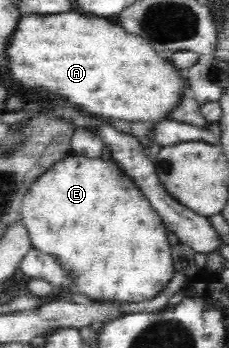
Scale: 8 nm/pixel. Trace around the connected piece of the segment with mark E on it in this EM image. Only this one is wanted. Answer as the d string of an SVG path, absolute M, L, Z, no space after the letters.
M73 153L45 171L29 187L21 205L32 247L52 255L73 284L73 290L99 304L146 303L169 286L175 269L165 224L149 200L110 159L89 159Z

